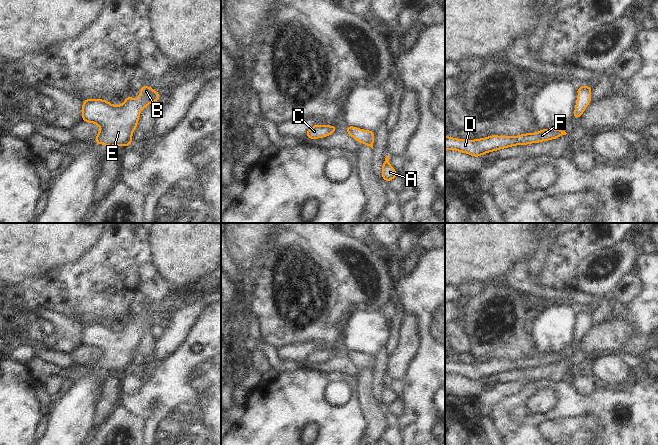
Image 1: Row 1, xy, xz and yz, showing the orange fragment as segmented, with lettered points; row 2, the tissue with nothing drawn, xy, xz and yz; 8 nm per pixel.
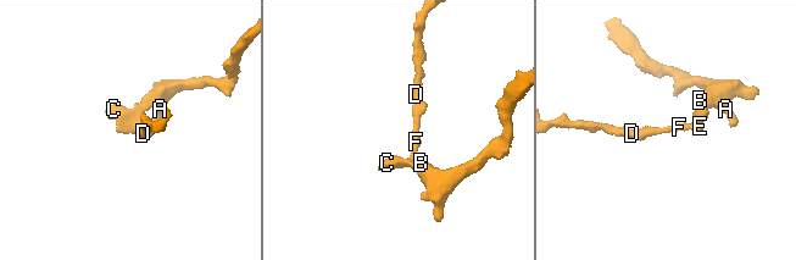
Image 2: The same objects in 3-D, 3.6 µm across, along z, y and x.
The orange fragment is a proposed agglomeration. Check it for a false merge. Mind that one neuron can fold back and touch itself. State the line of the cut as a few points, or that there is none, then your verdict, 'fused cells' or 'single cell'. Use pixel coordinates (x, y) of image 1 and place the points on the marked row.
no cut; single cell

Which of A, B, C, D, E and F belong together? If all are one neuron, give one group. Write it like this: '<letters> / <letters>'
A B C D E F

